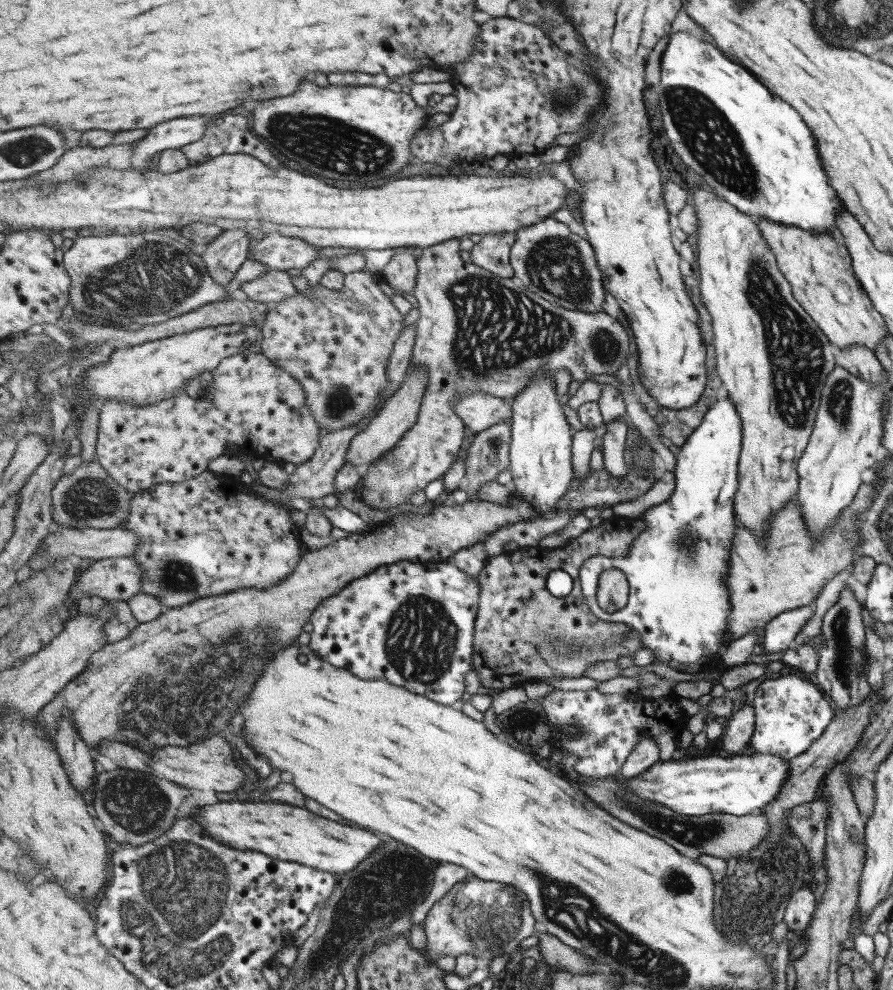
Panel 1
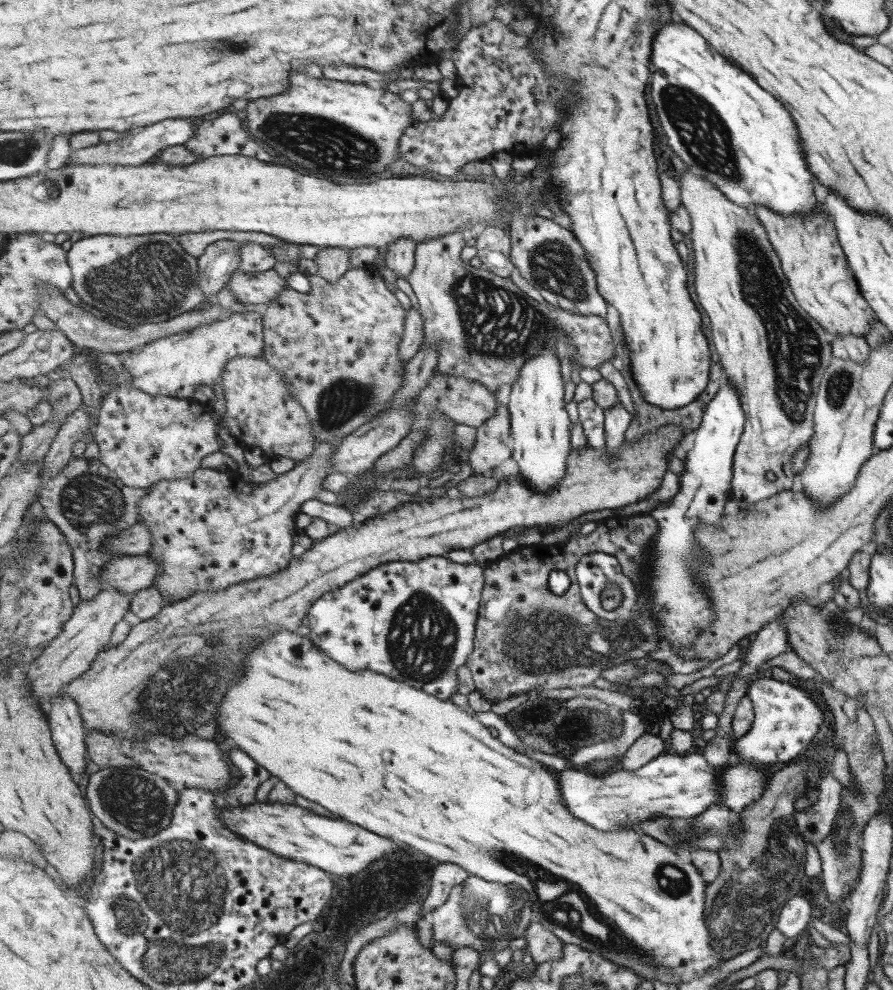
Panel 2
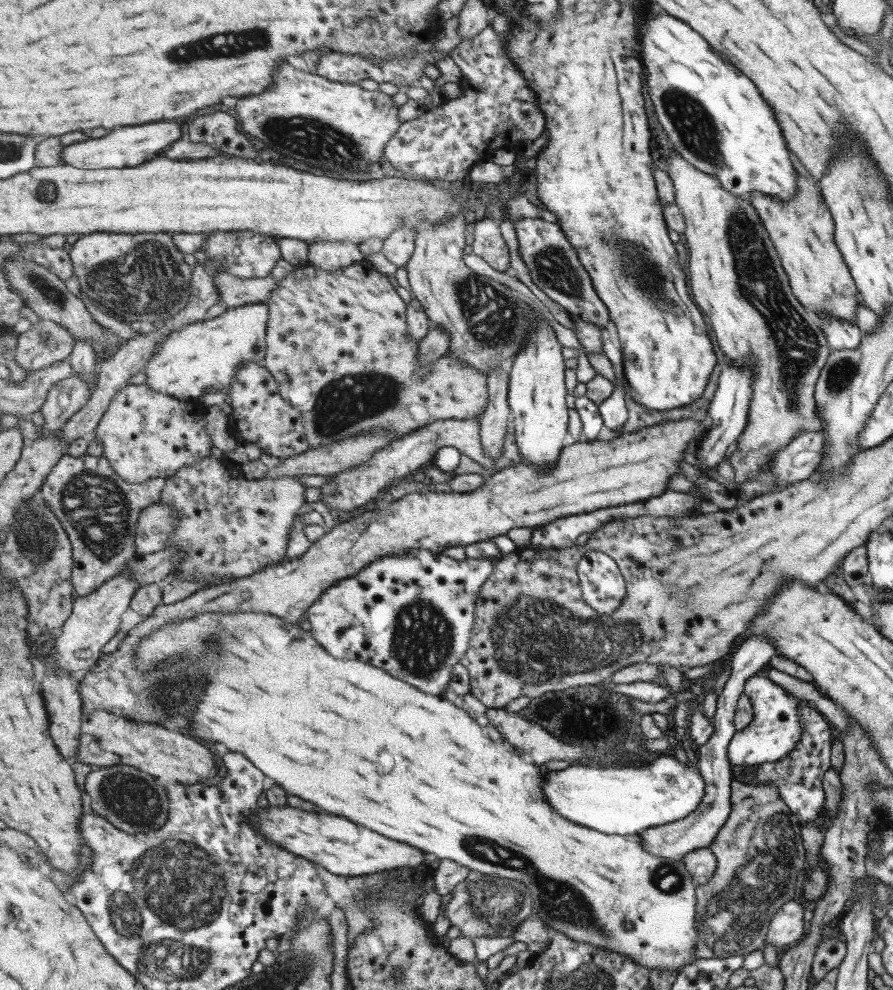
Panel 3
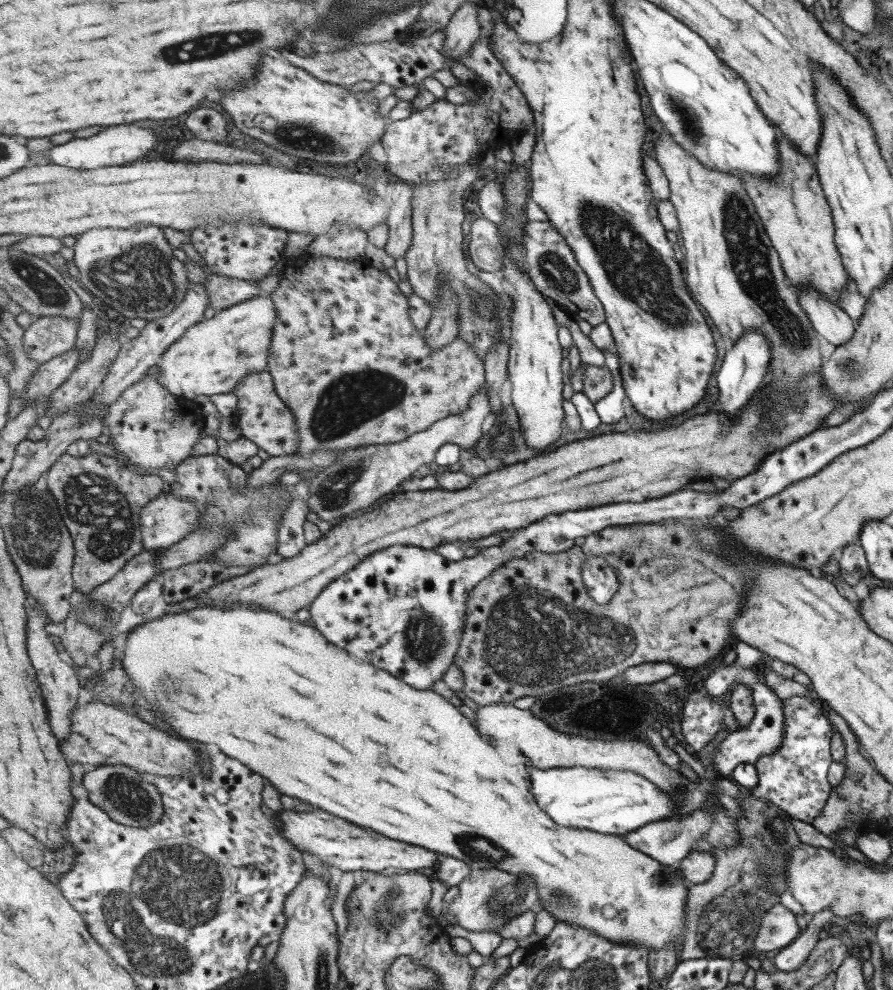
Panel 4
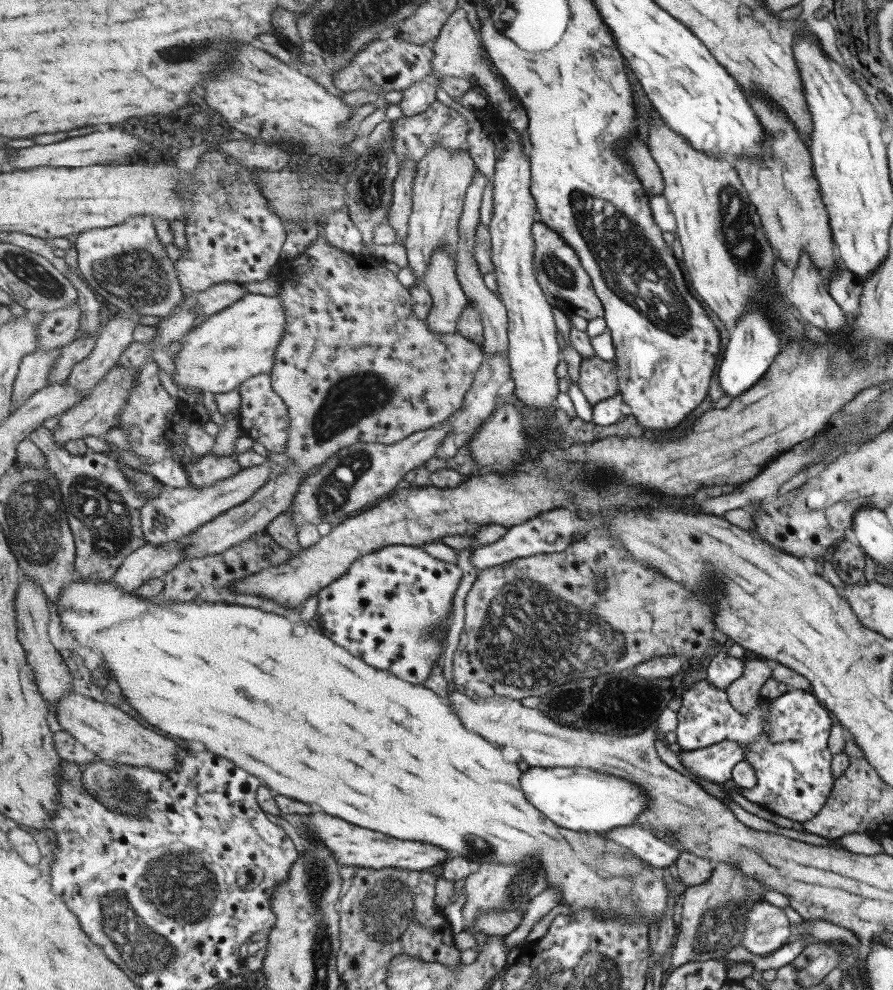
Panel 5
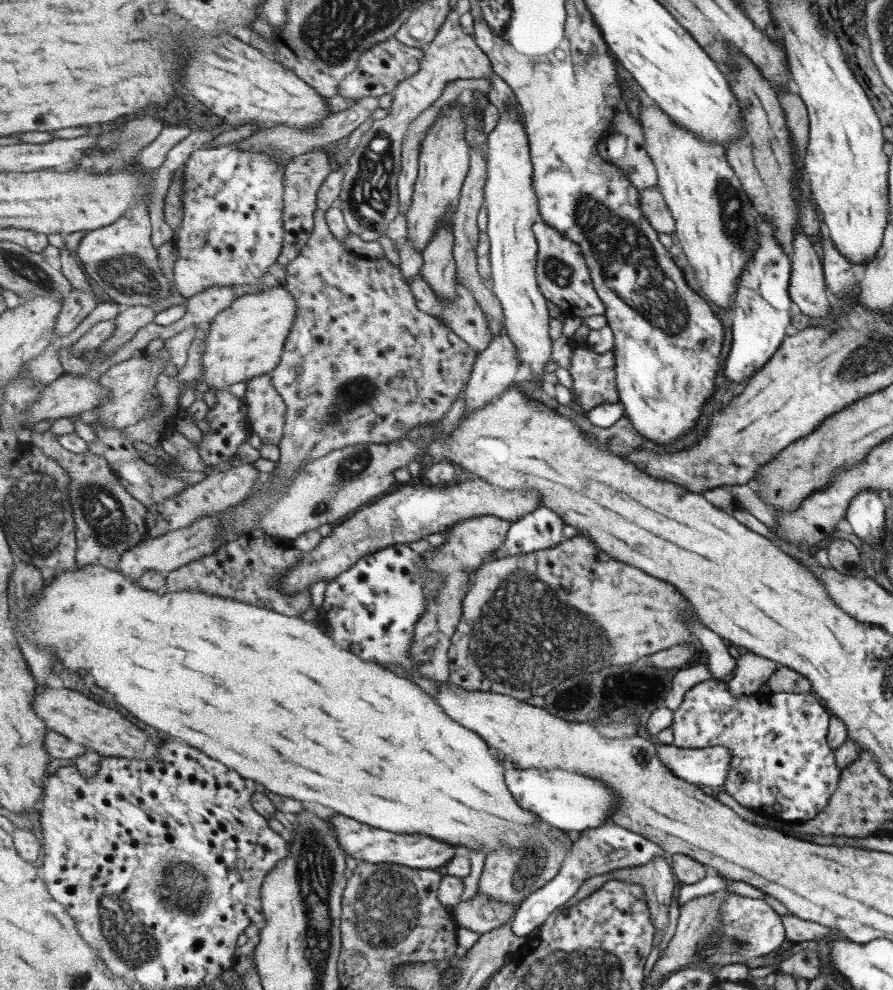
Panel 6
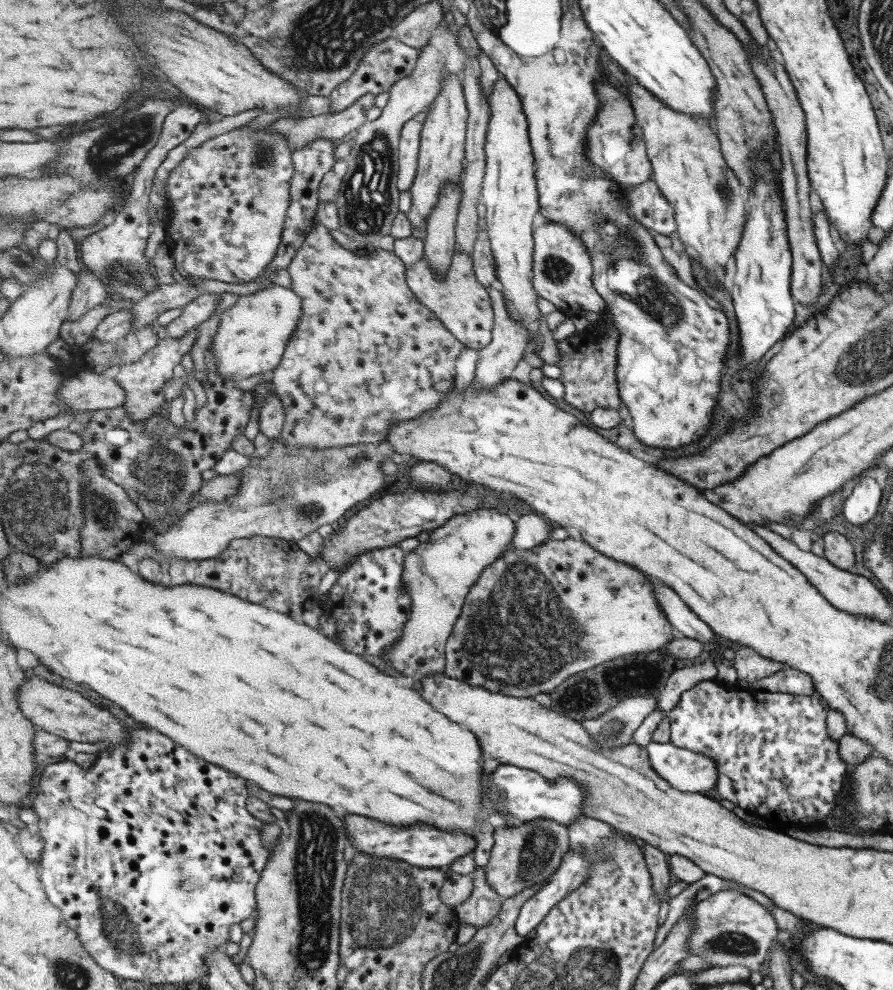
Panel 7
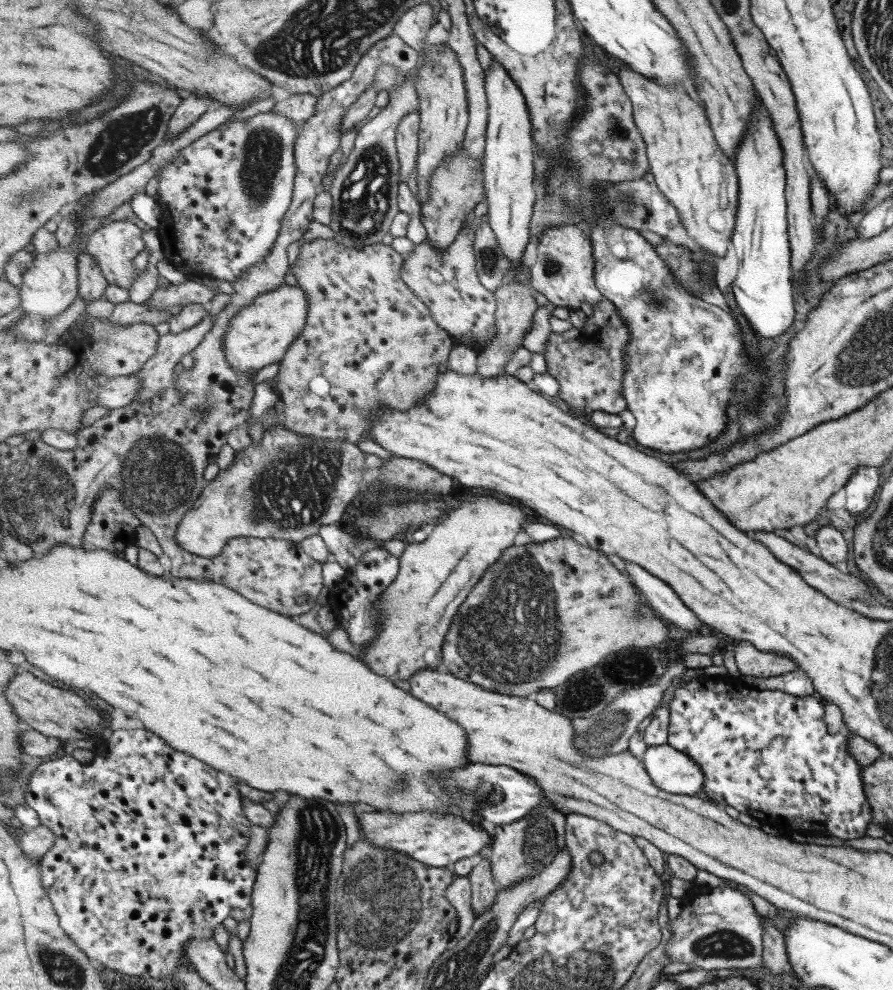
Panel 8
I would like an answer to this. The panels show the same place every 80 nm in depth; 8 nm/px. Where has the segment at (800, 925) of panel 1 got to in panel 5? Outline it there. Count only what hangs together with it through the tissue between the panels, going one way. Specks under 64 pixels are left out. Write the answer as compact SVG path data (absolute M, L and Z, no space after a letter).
M767 901L754 902L742 922L740 946L757 956L768 955L792 940L789 925L779 907Z

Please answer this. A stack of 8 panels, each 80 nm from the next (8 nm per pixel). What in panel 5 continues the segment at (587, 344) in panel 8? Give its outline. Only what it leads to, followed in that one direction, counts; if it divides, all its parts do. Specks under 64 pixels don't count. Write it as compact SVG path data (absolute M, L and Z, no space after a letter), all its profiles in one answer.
M595 355L582 358L578 384L591 407L601 400L611 399L613 394L618 393L614 361L606 361Z

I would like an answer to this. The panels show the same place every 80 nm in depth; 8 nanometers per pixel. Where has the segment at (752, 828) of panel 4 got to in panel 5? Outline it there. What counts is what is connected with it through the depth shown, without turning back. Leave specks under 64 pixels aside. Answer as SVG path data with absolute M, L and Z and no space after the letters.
M719 862L713 866L712 873L705 883L685 887L679 932L675 942L667 950L667 970L677 968L686 962L701 962L723 958L733 946L740 945L742 922L750 906L757 901L765 901L761 893L769 891L759 885L754 878L740 873L736 864Z

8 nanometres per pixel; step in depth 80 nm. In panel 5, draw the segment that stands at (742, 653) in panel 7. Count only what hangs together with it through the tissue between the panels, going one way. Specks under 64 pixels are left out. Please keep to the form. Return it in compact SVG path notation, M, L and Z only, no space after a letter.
M758 657L742 659L742 675L724 691L729 704L745 715L757 704L760 686L770 677L774 663Z

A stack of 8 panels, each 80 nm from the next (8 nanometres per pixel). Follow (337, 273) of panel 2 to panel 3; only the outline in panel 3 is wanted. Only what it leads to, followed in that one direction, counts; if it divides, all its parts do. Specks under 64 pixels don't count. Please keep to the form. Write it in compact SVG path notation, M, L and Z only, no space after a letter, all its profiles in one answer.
M321 241L308 244L308 262L325 272L337 272L364 258L359 244L353 241Z

